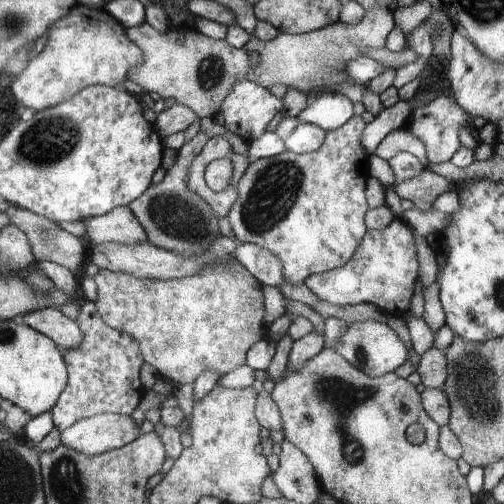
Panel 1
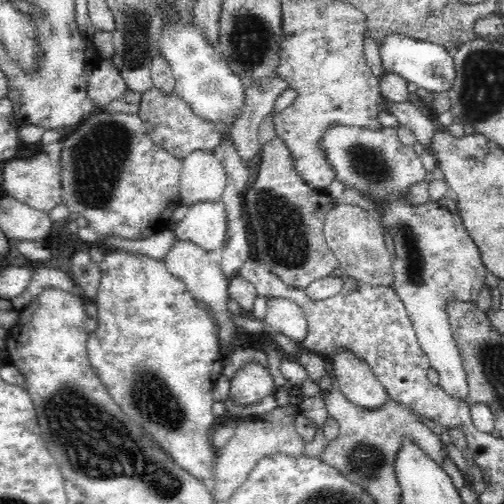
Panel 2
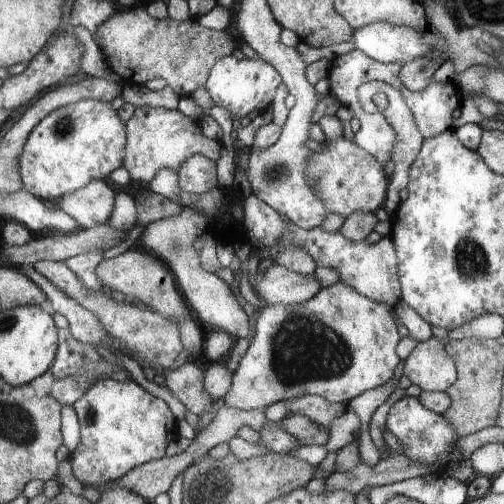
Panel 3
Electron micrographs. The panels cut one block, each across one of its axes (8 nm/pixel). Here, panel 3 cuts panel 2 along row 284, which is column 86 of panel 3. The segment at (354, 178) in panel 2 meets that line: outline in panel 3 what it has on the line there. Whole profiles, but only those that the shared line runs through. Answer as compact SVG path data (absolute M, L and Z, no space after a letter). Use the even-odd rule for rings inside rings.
M133 380L95 382L71 408L79 420L81 442L67 460L71 464L73 476L83 486L105 486L119 480L137 466L143 466L151 460L161 460L165 456L167 444L179 438L175 428L177 418L169 410L169 404L149 394Z

